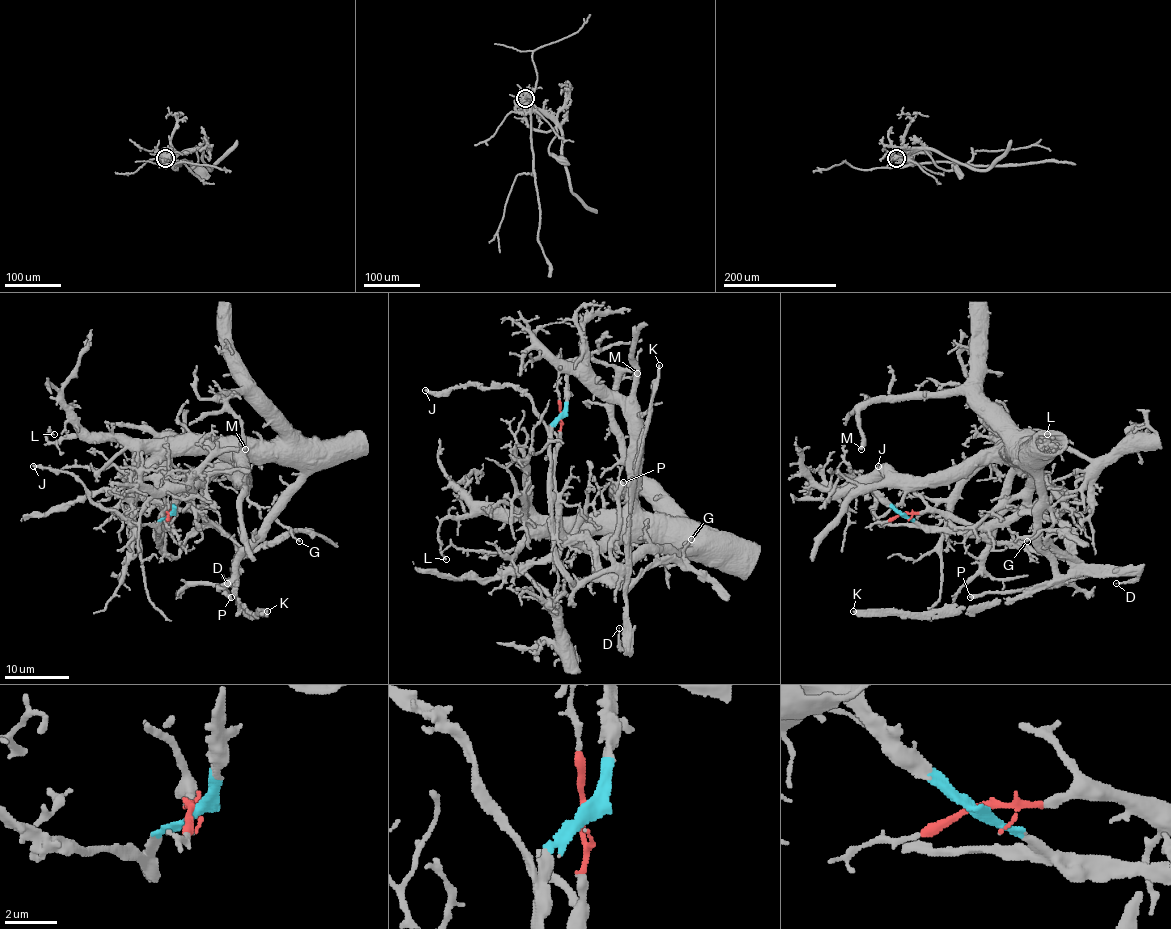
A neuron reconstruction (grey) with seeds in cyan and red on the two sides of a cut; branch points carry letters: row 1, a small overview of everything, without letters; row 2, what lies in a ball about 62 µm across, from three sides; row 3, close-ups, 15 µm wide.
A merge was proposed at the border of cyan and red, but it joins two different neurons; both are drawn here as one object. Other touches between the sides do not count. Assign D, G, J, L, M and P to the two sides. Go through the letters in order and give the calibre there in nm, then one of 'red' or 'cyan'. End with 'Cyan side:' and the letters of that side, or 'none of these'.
D: calibre 60 nm; cyan
G: calibre 130 nm; red
J: calibre 200 nm; cyan
L: calibre 150 nm; red
M: calibre 320 nm; red
P: calibre 420 nm; red
Cyan side: D, J

